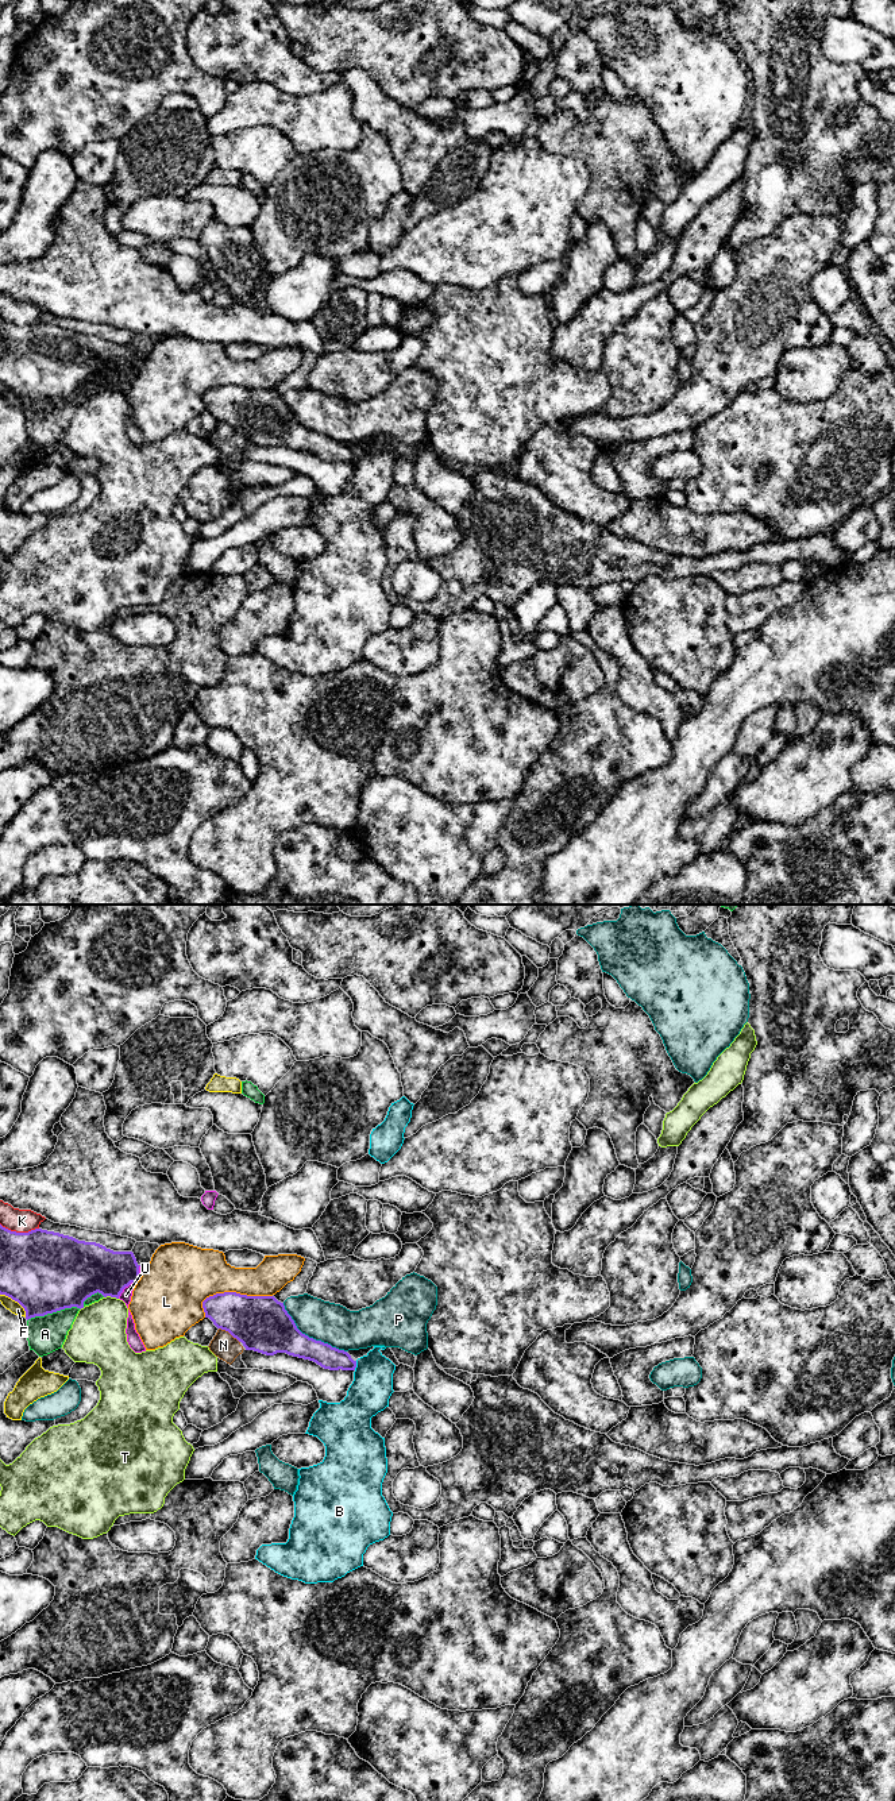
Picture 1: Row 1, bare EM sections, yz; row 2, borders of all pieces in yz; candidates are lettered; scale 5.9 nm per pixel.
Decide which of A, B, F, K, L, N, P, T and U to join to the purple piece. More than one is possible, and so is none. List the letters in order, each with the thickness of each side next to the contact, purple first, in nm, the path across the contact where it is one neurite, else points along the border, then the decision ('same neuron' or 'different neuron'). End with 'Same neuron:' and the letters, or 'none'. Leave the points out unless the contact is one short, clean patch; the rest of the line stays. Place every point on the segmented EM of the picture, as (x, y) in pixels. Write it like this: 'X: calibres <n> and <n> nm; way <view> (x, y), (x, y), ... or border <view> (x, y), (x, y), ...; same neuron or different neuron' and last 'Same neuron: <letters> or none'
A: calibres 480 and 220 nm; different neuron
B: calibres 140 and 240 nm; border yz (357, 1361), (354, 1369); different neuron
F: calibres 480 and 70 nm; different neuron
K: calibres 480 and 140 nm; different neuron
L: calibres 320 and 300 nm; different neuron
N: calibres 320 and 150 nm; border yz (219, 1327), (228, 1331), (239, 1342); different neuron
P: calibres 300 and 240 nm; different neuron
T: calibres 340 and 340 nm; different neuron
U: calibres 300 and 70 nm; different neuron
Same neuron: none

